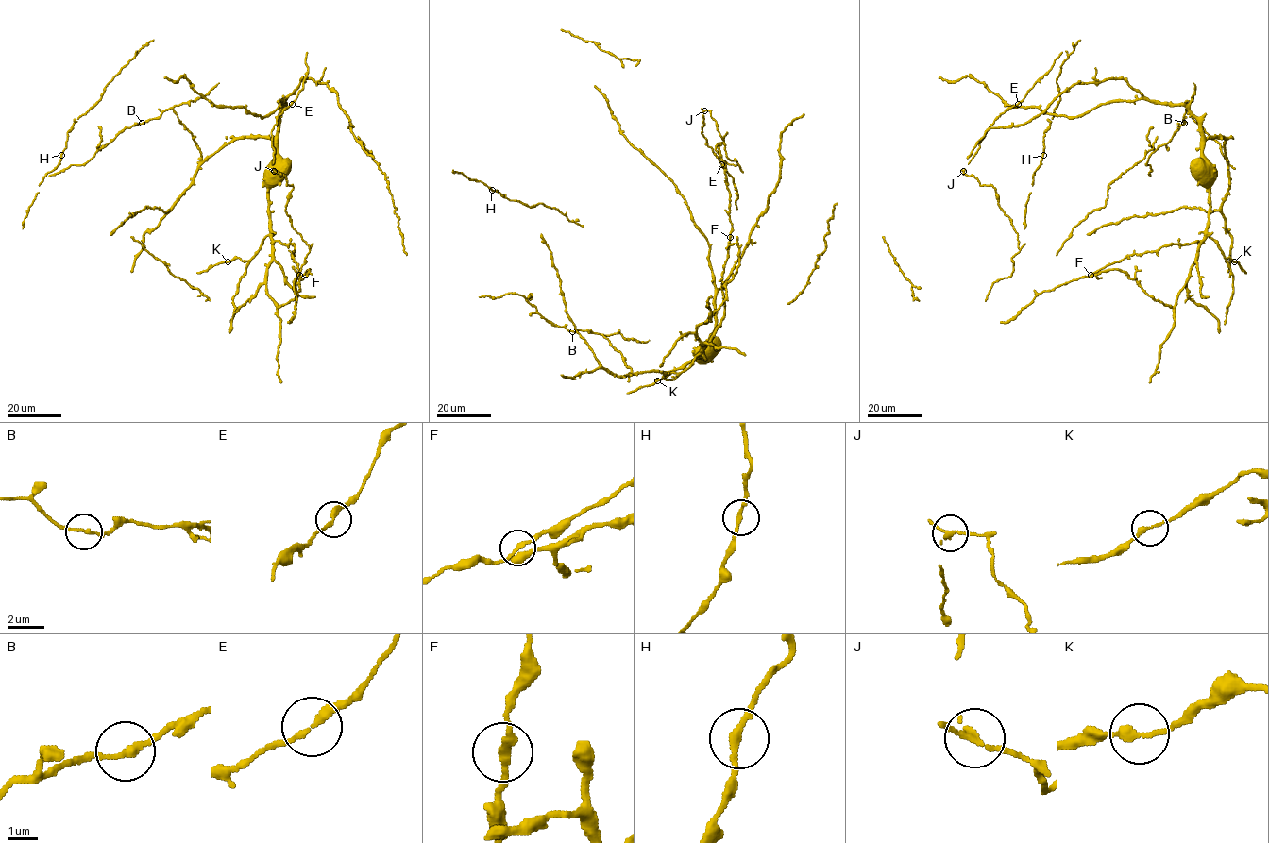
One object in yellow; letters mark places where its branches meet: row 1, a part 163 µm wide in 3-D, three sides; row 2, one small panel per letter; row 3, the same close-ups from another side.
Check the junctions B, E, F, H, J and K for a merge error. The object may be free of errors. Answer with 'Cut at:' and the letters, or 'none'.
Cut at: J

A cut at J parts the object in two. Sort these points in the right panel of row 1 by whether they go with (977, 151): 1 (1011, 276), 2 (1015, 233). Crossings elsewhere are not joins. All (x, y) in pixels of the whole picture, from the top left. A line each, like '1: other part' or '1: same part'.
1: other part
2: other part

